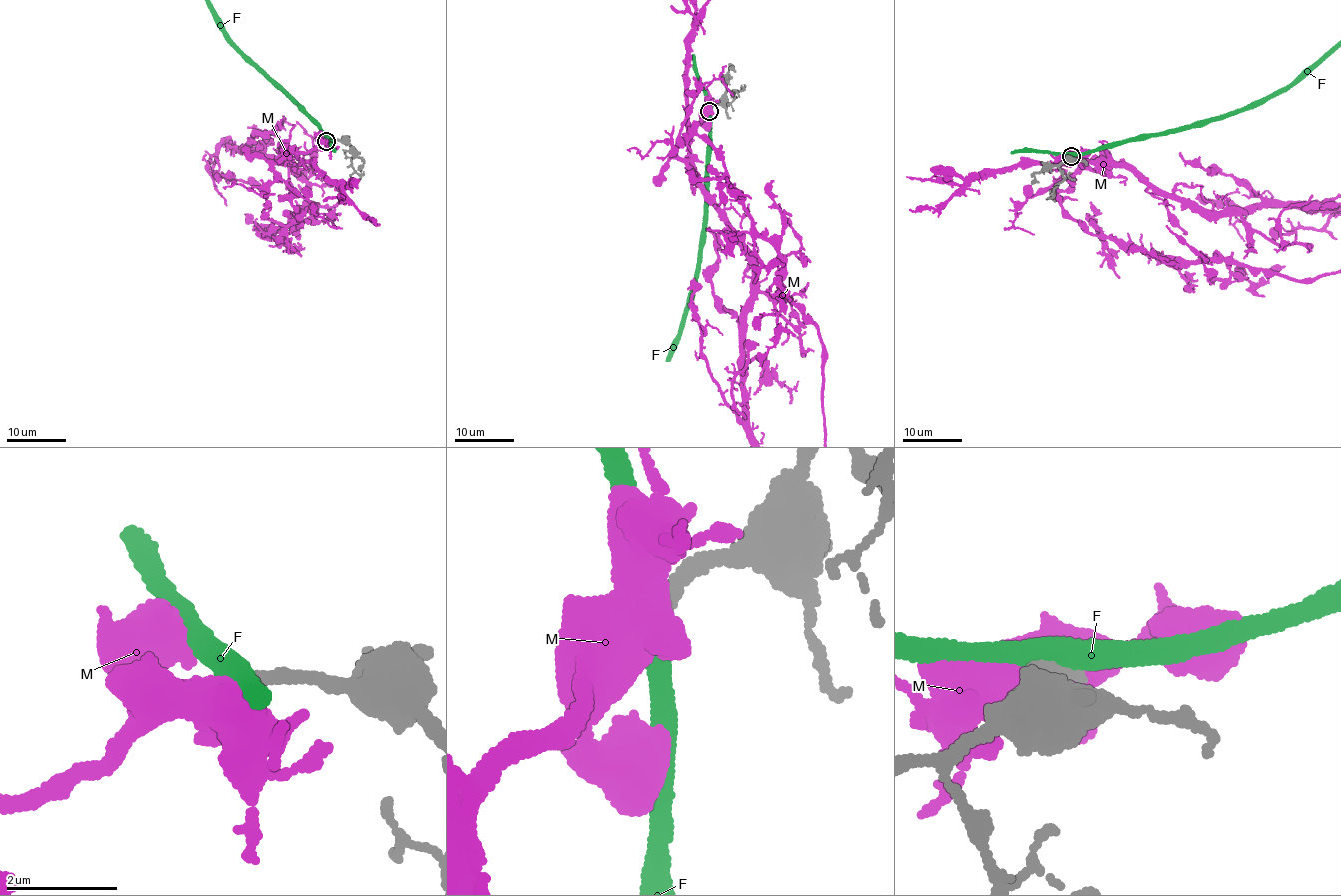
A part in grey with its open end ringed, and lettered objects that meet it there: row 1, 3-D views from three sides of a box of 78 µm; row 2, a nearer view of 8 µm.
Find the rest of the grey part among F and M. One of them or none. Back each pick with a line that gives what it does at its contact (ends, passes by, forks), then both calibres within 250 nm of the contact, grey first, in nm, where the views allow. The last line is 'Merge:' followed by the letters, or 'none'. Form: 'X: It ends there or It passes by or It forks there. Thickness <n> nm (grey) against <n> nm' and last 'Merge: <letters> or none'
M: It passes by. Thickness 320 nm (grey) against 700 nm
Merge: M

